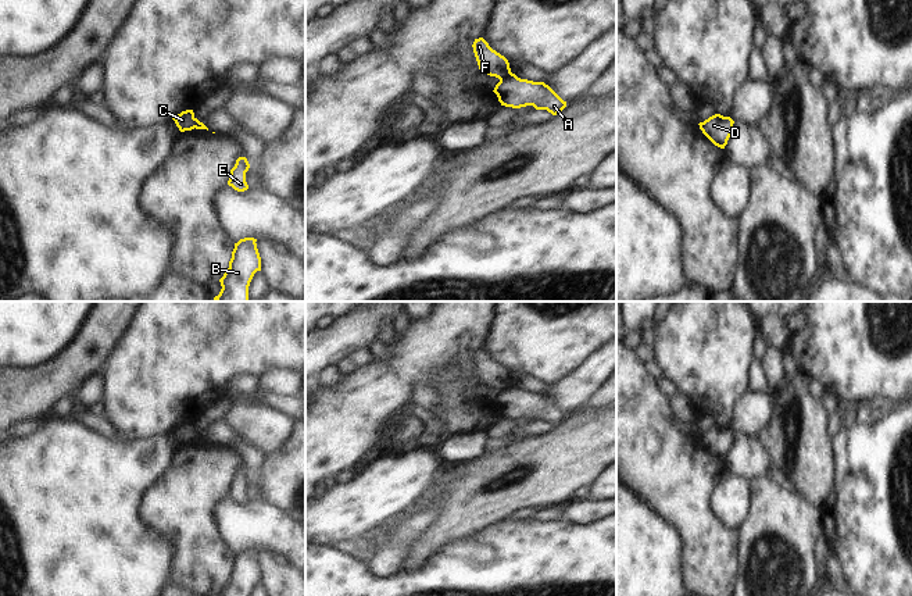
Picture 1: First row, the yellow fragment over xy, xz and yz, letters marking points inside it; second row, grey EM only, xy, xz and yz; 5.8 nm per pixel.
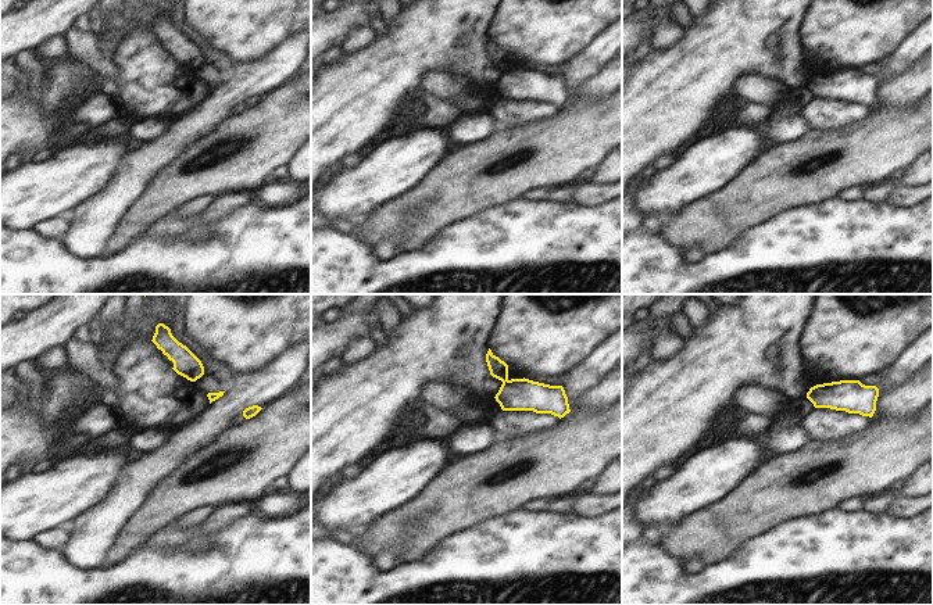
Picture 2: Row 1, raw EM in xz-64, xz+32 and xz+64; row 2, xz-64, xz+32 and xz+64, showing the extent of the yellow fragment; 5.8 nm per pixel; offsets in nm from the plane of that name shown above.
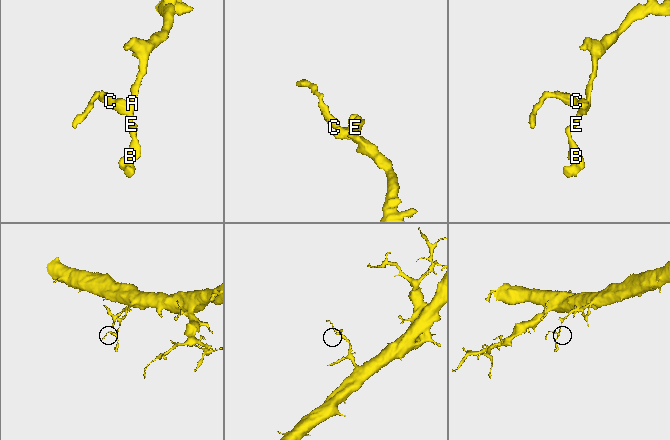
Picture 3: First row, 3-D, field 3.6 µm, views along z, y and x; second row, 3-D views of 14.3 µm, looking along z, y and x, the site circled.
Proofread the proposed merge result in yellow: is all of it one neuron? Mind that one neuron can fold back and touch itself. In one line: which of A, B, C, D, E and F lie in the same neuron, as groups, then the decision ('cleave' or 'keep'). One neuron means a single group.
groups A B D E / C F; cleave

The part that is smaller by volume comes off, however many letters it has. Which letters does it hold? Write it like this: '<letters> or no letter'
C, F

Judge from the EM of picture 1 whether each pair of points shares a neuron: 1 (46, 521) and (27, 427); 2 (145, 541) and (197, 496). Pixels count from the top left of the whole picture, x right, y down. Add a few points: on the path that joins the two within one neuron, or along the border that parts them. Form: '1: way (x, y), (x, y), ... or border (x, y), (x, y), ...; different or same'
1: border (40, 421), (31, 431), (14, 436); different
2: border (145, 521), (171, 541), (174, 559); different

